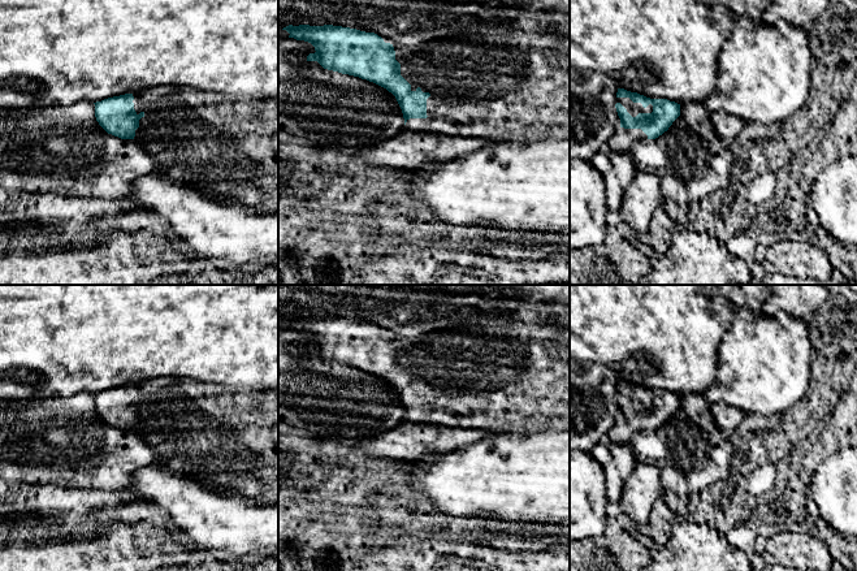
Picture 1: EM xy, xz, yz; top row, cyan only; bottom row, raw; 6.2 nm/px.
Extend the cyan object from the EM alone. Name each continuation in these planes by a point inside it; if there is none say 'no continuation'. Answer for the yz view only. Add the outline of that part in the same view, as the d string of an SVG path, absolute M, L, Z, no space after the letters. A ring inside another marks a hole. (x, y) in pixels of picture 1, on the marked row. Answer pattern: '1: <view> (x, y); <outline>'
1: yz (632, 108); M618 98L616 103L620 103L632 117L636 117L639 113L652 113L653 112L652 104L644 108L641 103L633 103L629 98Z

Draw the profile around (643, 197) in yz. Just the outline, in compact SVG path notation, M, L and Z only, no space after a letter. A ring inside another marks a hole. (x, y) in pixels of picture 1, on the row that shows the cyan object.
M636 170L631 183L623 193L620 220L641 234L650 226L653 212L662 206L665 196L661 182L654 173Z

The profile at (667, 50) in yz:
M570 0L570 64L613 78L618 88L678 104L701 103L715 88L717 57L733 25L732 12L701 0Z

